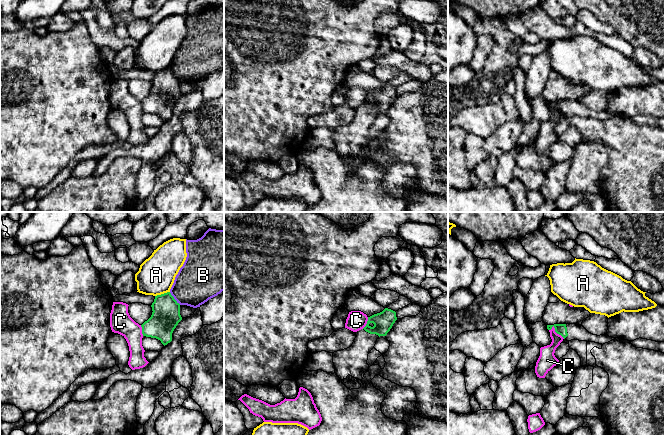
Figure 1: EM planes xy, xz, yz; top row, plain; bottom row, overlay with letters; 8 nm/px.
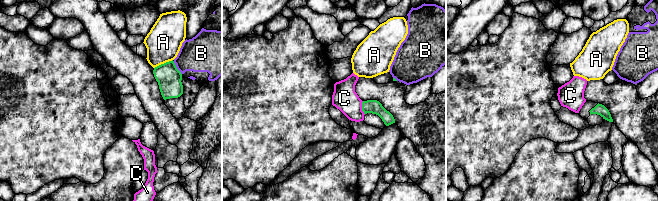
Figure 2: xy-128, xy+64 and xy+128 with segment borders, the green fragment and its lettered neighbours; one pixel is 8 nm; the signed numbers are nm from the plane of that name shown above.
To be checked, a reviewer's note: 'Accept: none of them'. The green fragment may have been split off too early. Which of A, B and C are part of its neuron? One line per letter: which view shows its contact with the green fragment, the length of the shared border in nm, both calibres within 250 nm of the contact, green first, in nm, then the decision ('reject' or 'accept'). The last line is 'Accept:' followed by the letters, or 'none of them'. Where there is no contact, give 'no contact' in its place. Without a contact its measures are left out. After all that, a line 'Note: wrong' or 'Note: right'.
A: meets green in xy; contact 130 nm long; 220 nm thick on the green side, 300 nm on the other; reject
B: meets green in xy; contact 140 nm long; 220 nm thick on the green side, 360 nm on the other; reject
C: meets green in yz; contact 150 nm long; 90 nm thick on the green side, 140 nm on the other; reject
Accept: none of them
Note: right

